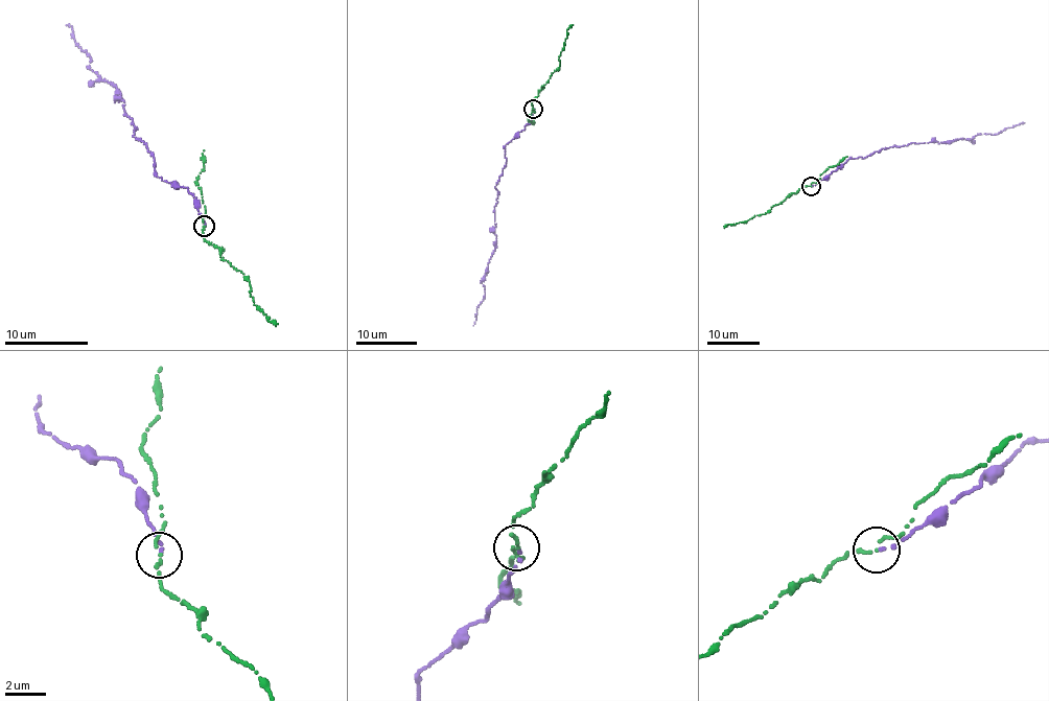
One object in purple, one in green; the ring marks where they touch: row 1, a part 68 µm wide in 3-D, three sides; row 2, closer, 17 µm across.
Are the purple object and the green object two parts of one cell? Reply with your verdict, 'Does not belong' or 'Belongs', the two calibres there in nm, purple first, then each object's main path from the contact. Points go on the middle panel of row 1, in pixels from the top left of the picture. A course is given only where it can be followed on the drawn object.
Belongs. Thickness 130 nm (purple) against 150 nm. Course of purple: (534, 109), (525, 130), (505, 145), (506, 166), (494, 186), (494, 251), (482, 279), (485, 298), (473, 325). Course of green: (533, 109), (532, 100), (559, 67), (559, 56), (566, 30), (573, 25)

